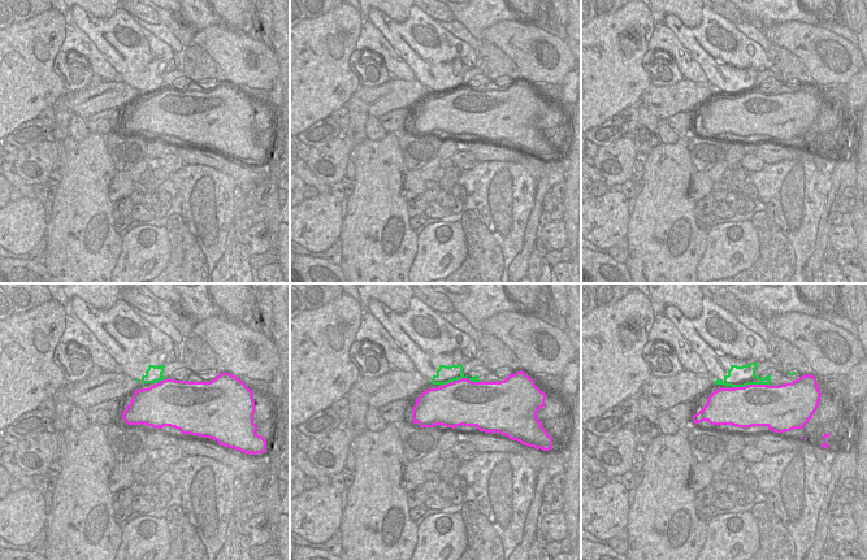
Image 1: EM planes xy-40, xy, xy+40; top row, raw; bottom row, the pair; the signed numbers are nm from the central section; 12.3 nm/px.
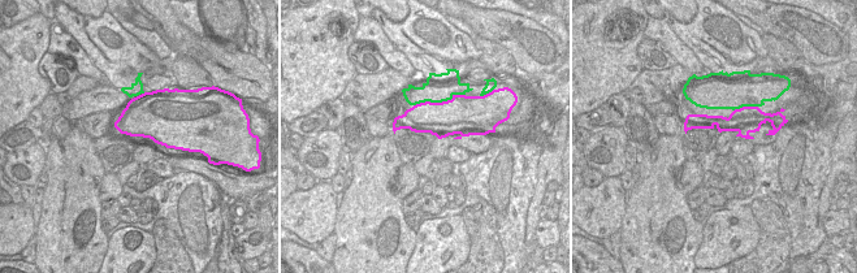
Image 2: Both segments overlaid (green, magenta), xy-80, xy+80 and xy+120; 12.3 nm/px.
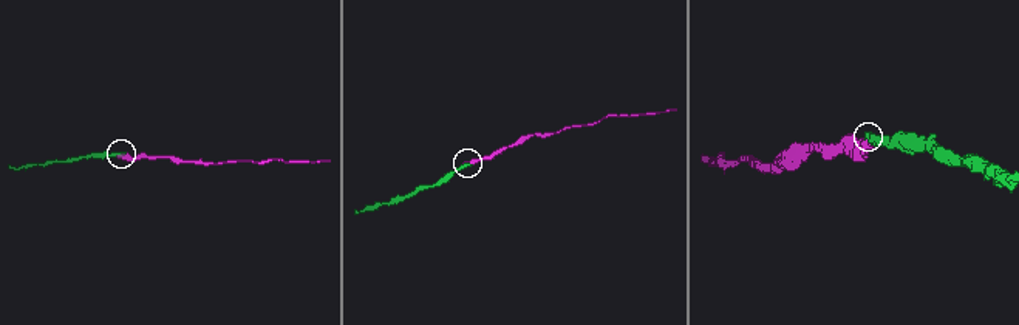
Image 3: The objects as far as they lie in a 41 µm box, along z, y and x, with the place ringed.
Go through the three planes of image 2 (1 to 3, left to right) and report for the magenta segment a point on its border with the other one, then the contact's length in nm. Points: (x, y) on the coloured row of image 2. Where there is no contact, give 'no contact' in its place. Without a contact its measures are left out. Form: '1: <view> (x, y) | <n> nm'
1: no contact
2: xy+80 (438, 102) | 650 nm
3: xy+120 (745, 105) | 320 nm

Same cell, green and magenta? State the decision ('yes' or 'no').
yes

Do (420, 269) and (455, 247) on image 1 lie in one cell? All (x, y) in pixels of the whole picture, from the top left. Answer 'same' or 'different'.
same

